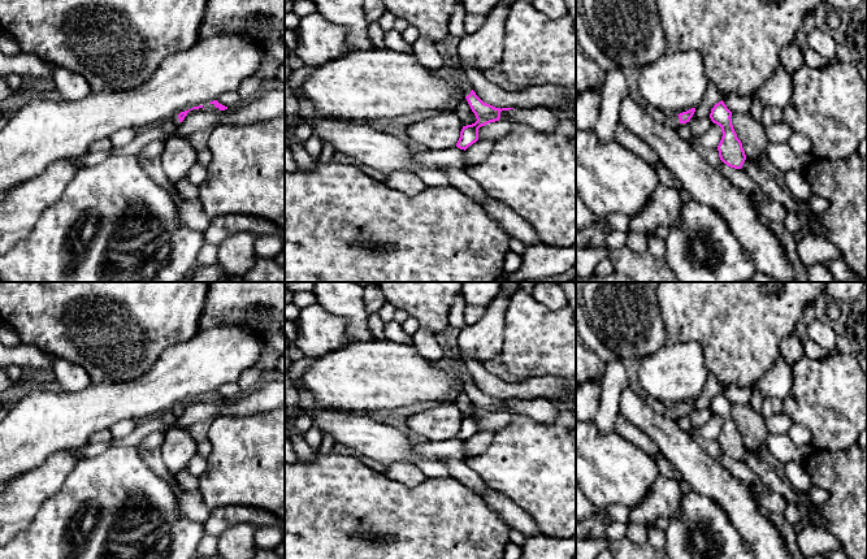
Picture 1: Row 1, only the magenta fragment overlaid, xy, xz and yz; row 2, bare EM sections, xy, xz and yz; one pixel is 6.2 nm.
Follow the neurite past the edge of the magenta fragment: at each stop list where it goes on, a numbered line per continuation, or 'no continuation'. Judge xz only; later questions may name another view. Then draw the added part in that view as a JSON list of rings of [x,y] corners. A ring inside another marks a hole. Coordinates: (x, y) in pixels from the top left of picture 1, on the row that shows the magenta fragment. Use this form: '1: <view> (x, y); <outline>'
1: xz (456, 73); [[[447,64],[446,72],[460,86],[464,96],[468,96],[473,90],[473,86],[461,68],[455,64]]]

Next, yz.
1: yz (672, 121); [[[667,114],[663,125],[676,129],[680,125],[680,118],[677,114]]]

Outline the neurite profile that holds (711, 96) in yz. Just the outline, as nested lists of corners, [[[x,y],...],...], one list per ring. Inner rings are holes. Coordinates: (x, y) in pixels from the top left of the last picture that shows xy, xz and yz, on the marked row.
[[[708,82],[706,87],[706,92],[699,103],[699,105],[695,108],[695,112],[690,121],[698,120],[698,118],[707,118],[710,117],[711,109],[714,108],[715,104],[721,101],[721,94],[716,88],[716,86],[712,82]]]

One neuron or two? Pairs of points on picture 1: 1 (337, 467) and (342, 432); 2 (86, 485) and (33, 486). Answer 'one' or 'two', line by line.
1: two
2: two

